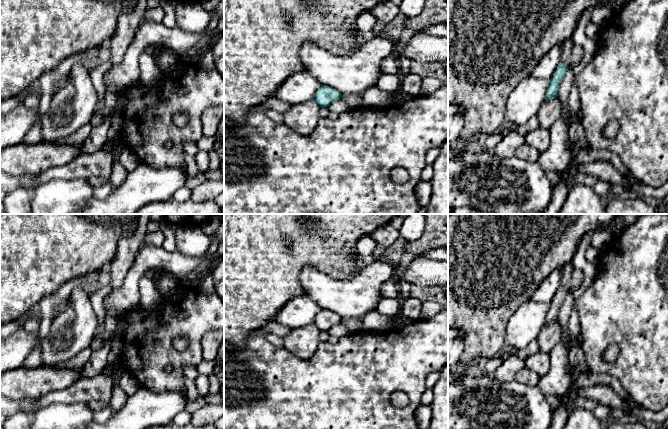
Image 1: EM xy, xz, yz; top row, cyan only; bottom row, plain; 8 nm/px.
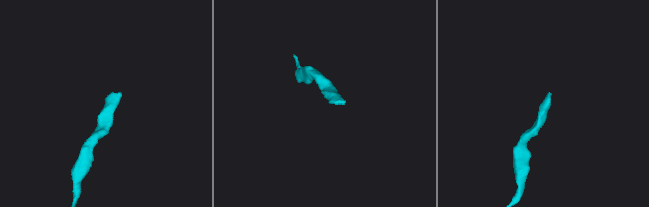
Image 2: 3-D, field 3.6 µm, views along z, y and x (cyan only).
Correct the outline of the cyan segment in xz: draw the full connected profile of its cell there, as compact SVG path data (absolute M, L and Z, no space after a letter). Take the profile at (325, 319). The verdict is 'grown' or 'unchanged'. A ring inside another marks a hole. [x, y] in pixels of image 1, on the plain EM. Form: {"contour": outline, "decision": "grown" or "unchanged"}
{"contour": "M322 308L315 317L314 325L319 328L320 331L328 331L332 326L340 324L341 321L342 318L340 315Z", "decision": "unchanged"}

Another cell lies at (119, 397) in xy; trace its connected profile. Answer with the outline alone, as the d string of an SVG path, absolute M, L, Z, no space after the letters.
M115 386L112 391L112 398L109 403L112 412L117 412L128 400L127 393L118 386Z

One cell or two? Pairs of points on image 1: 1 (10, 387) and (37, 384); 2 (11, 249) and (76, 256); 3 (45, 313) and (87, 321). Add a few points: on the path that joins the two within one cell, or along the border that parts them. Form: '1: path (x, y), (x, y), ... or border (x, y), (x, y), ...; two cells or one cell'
1: path (17, 384), (30, 384); one cell
2: path (27, 249), (60, 249); one cell
3: border (56, 316), (45, 337); two cells

